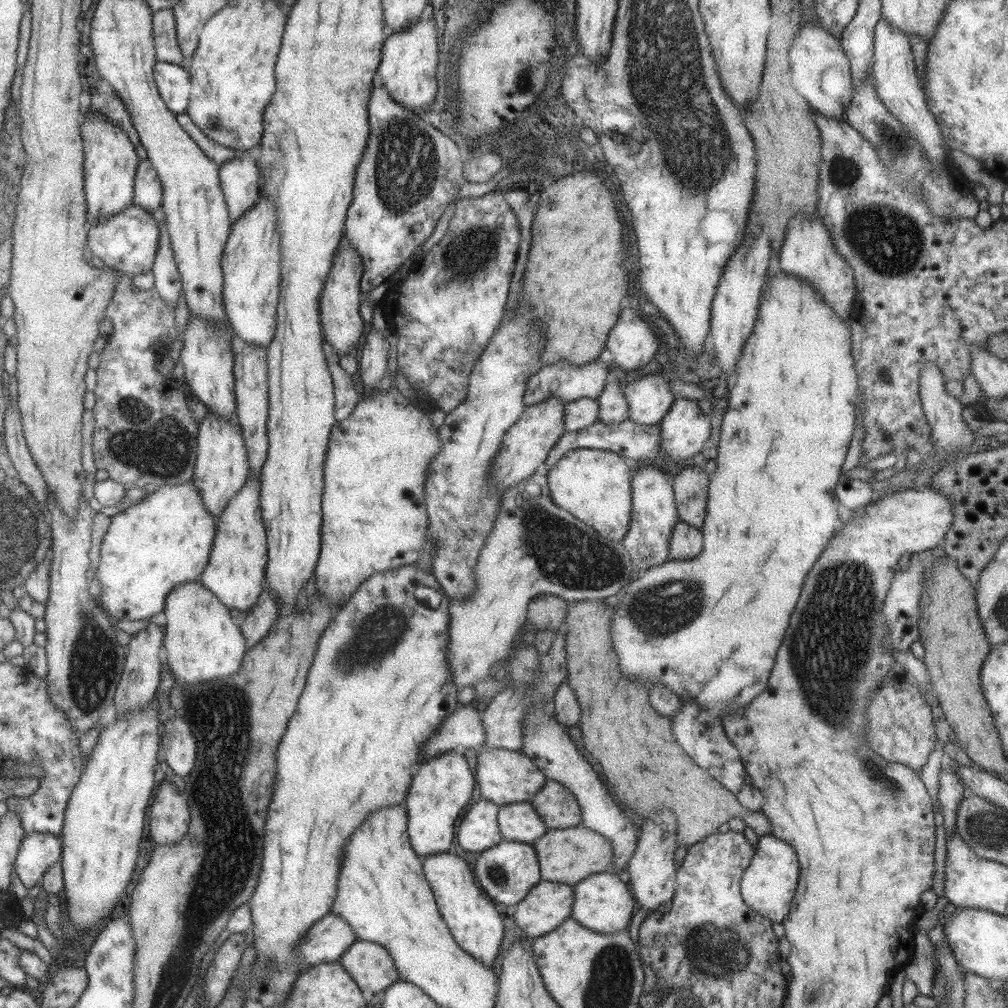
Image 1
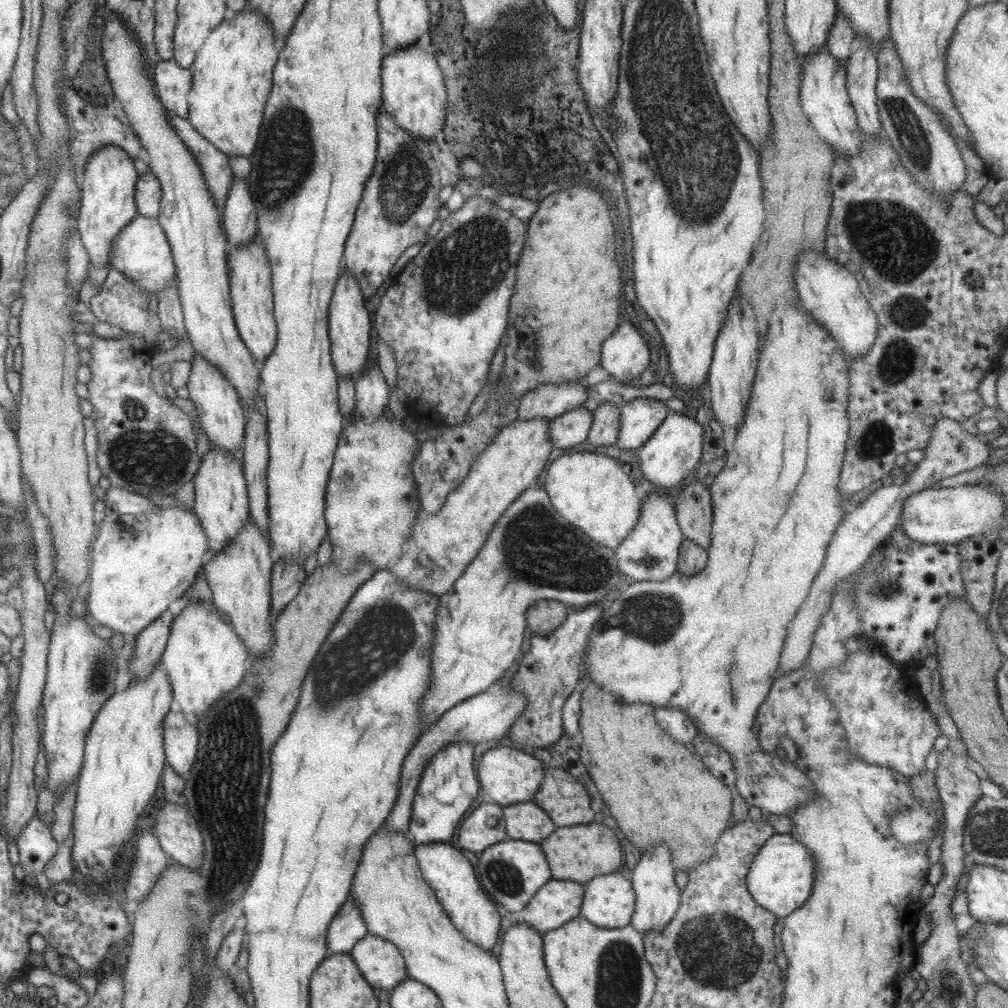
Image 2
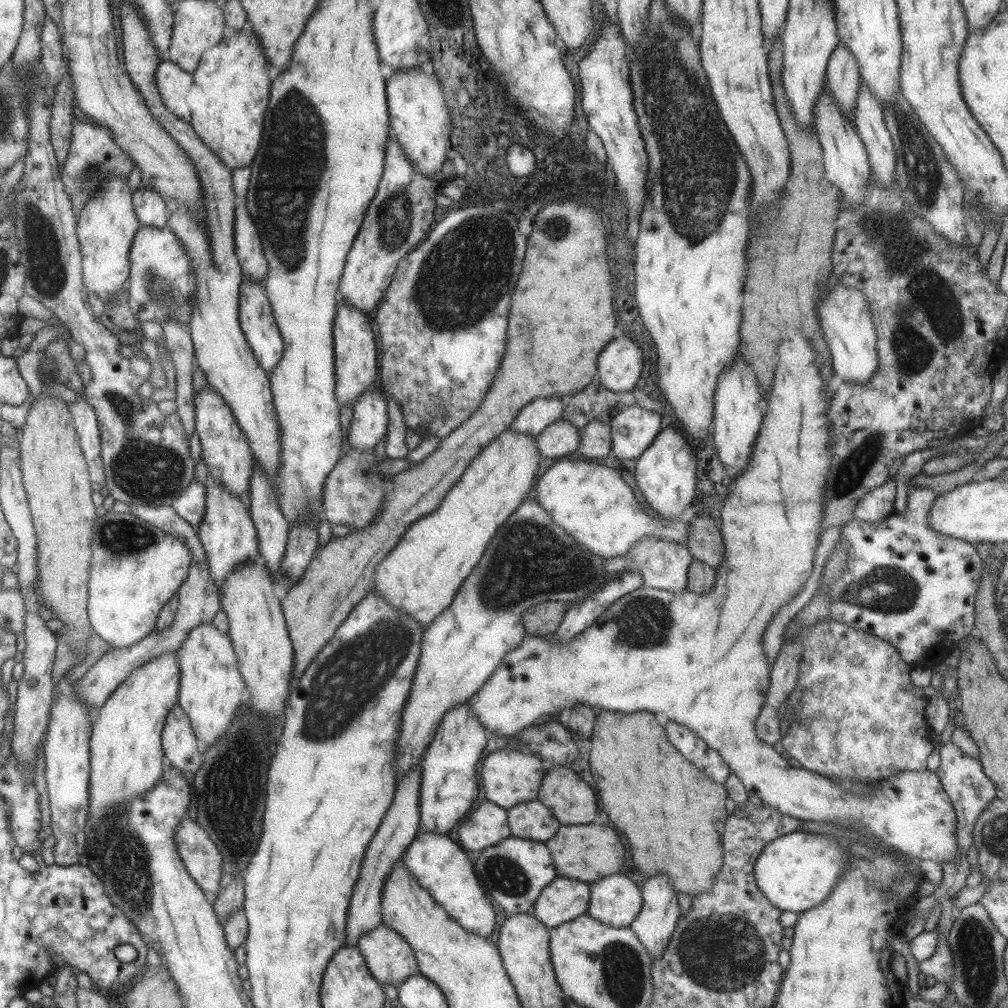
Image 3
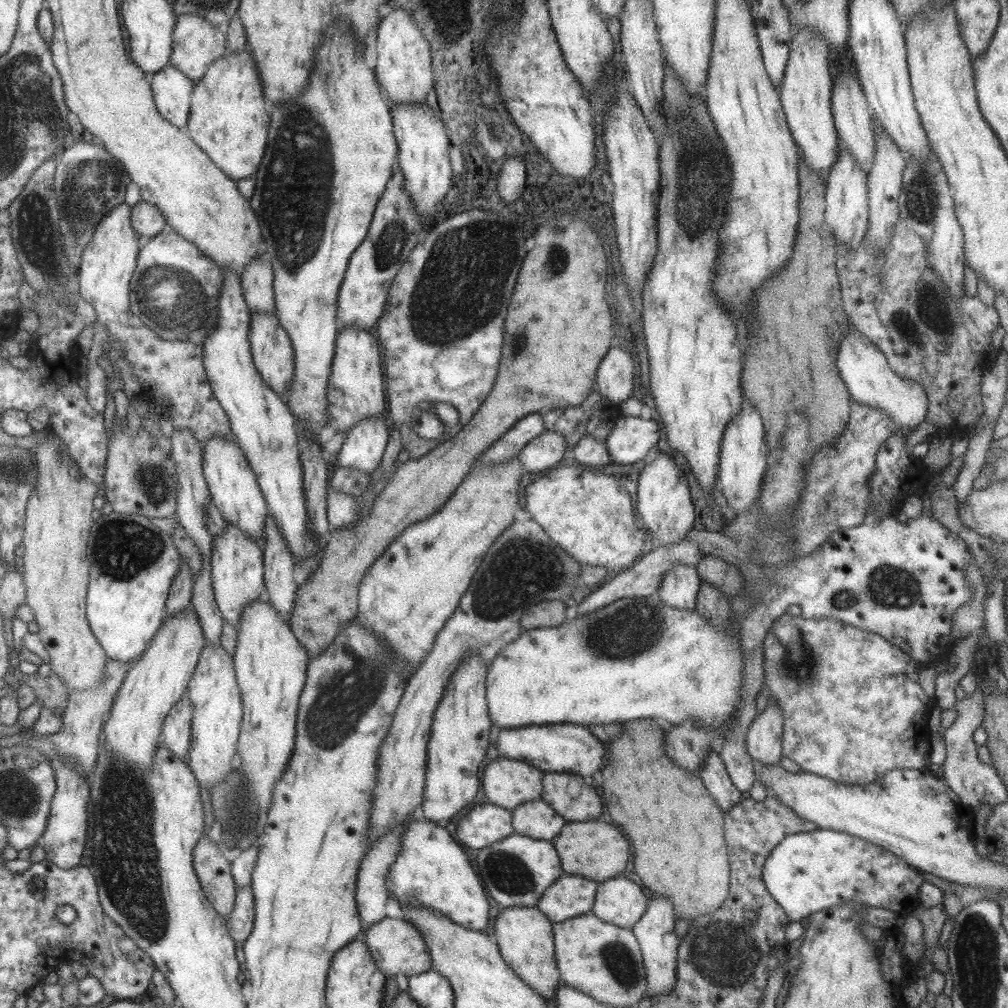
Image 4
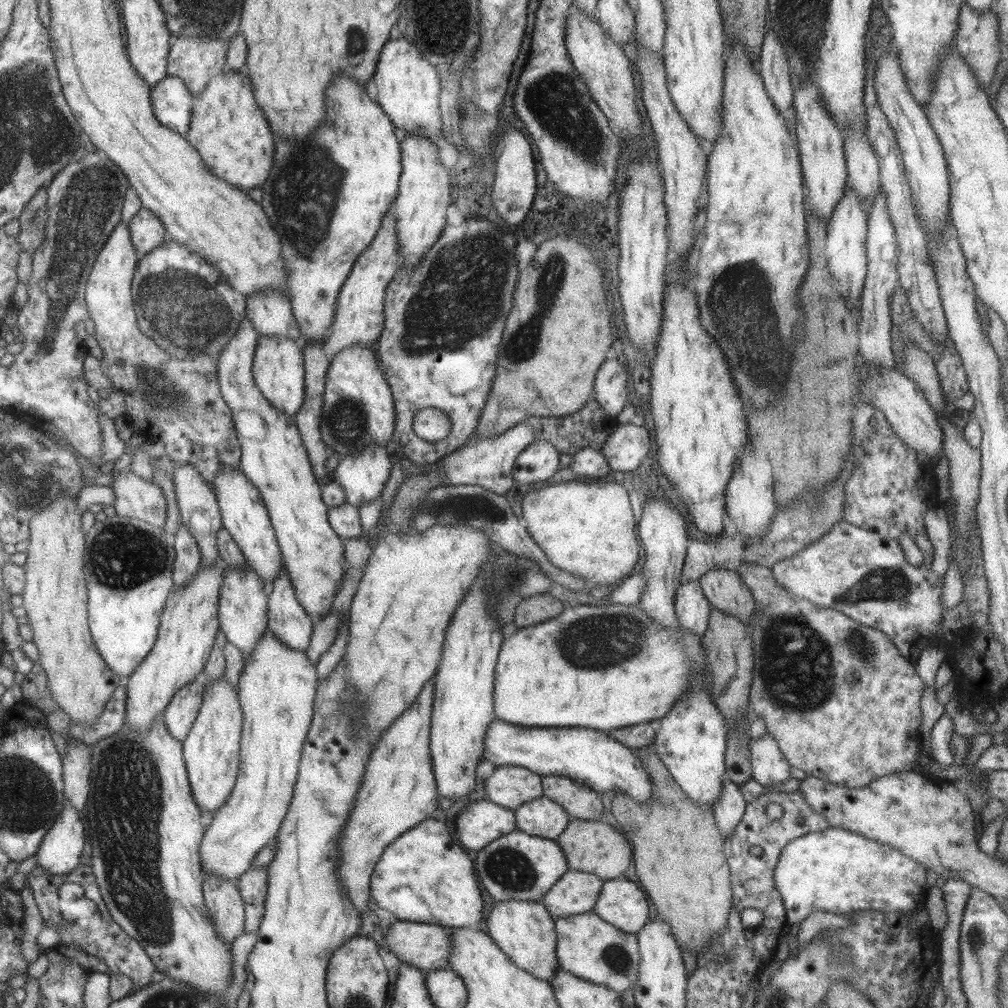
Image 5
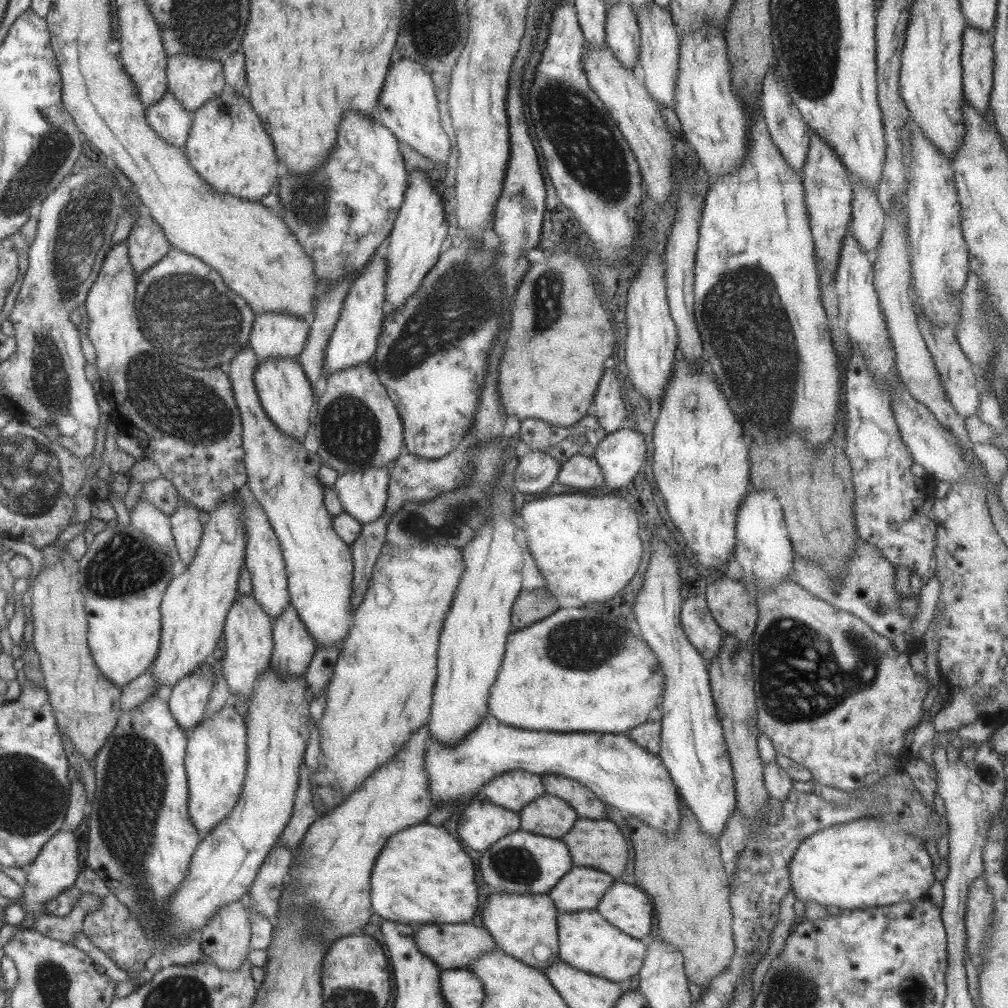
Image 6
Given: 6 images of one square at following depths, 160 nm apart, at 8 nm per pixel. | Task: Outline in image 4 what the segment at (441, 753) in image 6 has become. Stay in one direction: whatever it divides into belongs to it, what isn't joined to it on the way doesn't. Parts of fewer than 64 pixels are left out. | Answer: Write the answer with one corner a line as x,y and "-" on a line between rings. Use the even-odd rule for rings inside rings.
557,723
501,728
497,733
496,755
530,764
541,772
572,773
587,780
607,758
607,746
587,730
586,726

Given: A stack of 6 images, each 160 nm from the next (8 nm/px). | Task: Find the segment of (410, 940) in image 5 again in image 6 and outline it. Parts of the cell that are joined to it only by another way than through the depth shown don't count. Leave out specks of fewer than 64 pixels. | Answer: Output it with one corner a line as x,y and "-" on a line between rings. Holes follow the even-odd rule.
471,922
459,924
427,924
410,928
415,947
423,952
425,957
431,959
439,969
467,968
473,960
477,960
481,954
487,951
499,950
491,935
484,927
474,926

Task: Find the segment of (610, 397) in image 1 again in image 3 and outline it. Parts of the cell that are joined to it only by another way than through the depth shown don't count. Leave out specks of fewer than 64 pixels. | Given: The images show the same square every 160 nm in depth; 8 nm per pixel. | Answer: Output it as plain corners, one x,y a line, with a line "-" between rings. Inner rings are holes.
592,420
583,426
575,454
604,459
609,450
611,450
610,423

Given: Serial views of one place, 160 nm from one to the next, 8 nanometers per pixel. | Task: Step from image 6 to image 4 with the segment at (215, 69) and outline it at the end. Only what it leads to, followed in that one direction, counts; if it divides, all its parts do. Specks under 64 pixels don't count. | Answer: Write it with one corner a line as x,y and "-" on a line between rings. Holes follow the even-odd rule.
179,14
179,16
176,16
172,33
169,65
182,72
195,83
203,76
207,64
211,64
213,60
217,60
217,58
226,54
227,44
225,33
220,28
215,28
209,22
205,22
201,16

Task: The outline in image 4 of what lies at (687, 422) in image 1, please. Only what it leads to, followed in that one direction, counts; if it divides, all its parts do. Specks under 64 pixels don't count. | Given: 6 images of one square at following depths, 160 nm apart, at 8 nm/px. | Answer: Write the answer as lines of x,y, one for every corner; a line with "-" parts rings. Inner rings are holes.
652,451
650,457
643,463
643,470
639,472
637,482
636,514
639,514
650,537
656,537
659,545
675,544
685,538
687,530
691,530
695,522
695,510
689,498
689,488
685,474
677,466
677,462
667,452

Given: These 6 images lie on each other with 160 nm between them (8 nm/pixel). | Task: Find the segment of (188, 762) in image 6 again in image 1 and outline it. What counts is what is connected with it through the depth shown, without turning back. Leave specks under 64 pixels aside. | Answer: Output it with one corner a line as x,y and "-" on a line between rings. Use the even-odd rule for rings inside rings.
185,581
167,593
164,610
164,647
166,660
175,680
182,686
221,679
233,674
247,648
240,628
229,616
229,609
201,583

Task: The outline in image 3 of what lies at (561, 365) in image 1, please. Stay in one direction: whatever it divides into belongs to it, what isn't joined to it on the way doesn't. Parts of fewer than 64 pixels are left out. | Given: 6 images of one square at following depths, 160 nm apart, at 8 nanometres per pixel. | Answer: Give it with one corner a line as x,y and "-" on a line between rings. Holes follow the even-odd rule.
557,395
534,398
519,409
509,429
519,434
530,434
536,437
548,424
561,418
563,404
561,396

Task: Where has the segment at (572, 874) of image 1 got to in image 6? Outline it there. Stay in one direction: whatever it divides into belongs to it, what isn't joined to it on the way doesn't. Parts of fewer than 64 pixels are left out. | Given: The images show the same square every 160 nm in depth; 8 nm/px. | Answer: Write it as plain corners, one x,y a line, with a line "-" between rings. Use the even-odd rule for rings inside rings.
577,817
574,825
560,839
567,844
575,866
589,866
611,876
619,876
625,870
629,848
615,823
608,819

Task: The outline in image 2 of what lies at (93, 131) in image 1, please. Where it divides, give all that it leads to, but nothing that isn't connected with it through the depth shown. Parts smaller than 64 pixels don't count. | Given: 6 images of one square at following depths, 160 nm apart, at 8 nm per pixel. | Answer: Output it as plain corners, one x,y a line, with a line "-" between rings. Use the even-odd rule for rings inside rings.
115,145
99,147
87,159
79,178
81,198
74,228
85,247
91,266
109,267
108,248
112,238
137,214
134,184
138,175
133,159

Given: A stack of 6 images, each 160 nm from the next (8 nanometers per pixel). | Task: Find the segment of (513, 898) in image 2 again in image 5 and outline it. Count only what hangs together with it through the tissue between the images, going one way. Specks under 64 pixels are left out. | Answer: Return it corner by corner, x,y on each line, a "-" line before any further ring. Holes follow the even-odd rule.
519,830
511,831
483,847
475,856
477,876
489,896
497,902
527,900
542,902
543,895
567,870
563,852
557,842
531,836

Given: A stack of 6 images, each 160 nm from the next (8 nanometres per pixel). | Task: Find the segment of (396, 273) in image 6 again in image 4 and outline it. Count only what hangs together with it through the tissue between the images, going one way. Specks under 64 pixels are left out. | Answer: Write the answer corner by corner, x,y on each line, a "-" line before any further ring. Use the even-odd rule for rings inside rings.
399,103
391,105
392,130
398,148
398,168
404,176
404,187
409,193
416,213
423,219
429,219
441,208
449,184
451,184
451,167
449,167
450,141
444,126
436,119
435,112
429,105

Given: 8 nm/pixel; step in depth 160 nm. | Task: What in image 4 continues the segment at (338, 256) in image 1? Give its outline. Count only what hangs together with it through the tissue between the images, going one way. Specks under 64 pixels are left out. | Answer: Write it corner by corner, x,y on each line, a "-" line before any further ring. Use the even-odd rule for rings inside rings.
351,325
339,329
334,342
334,355
327,383
327,428
345,434
347,429
362,418
381,416
385,406
385,394
377,344
374,332

